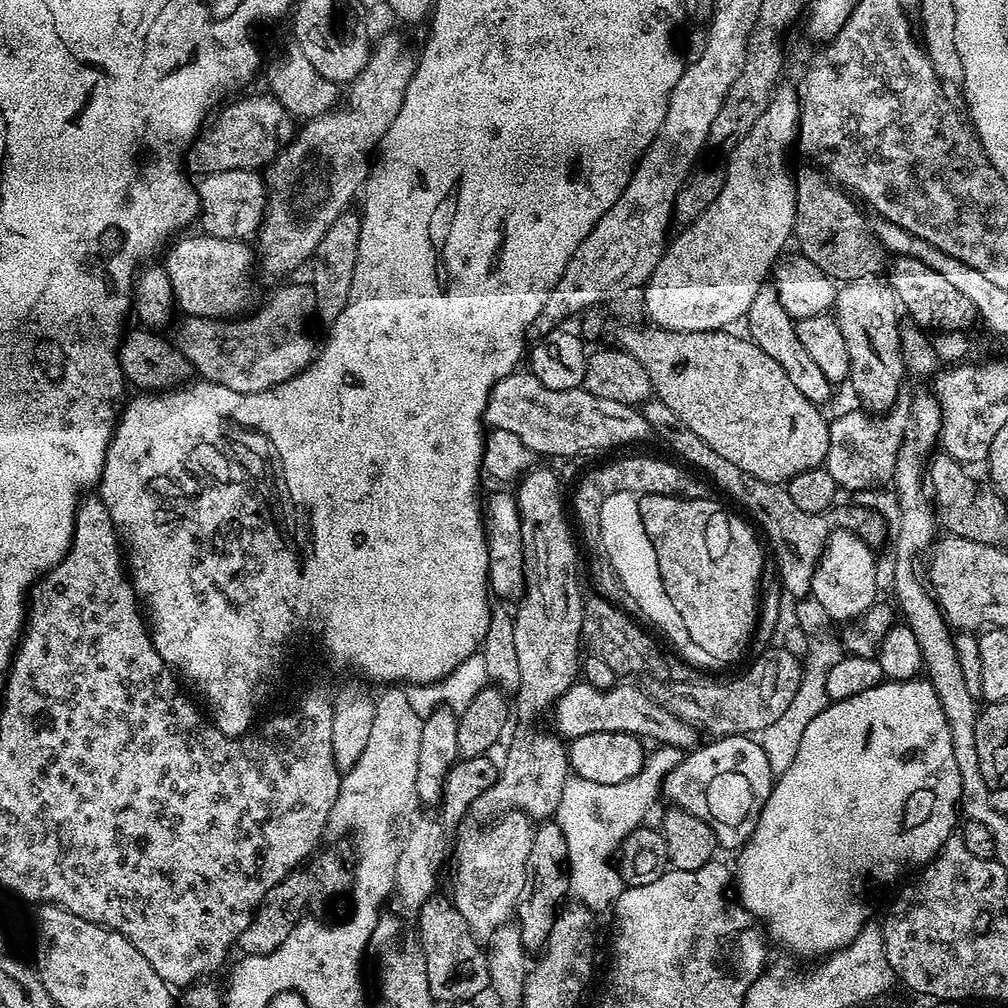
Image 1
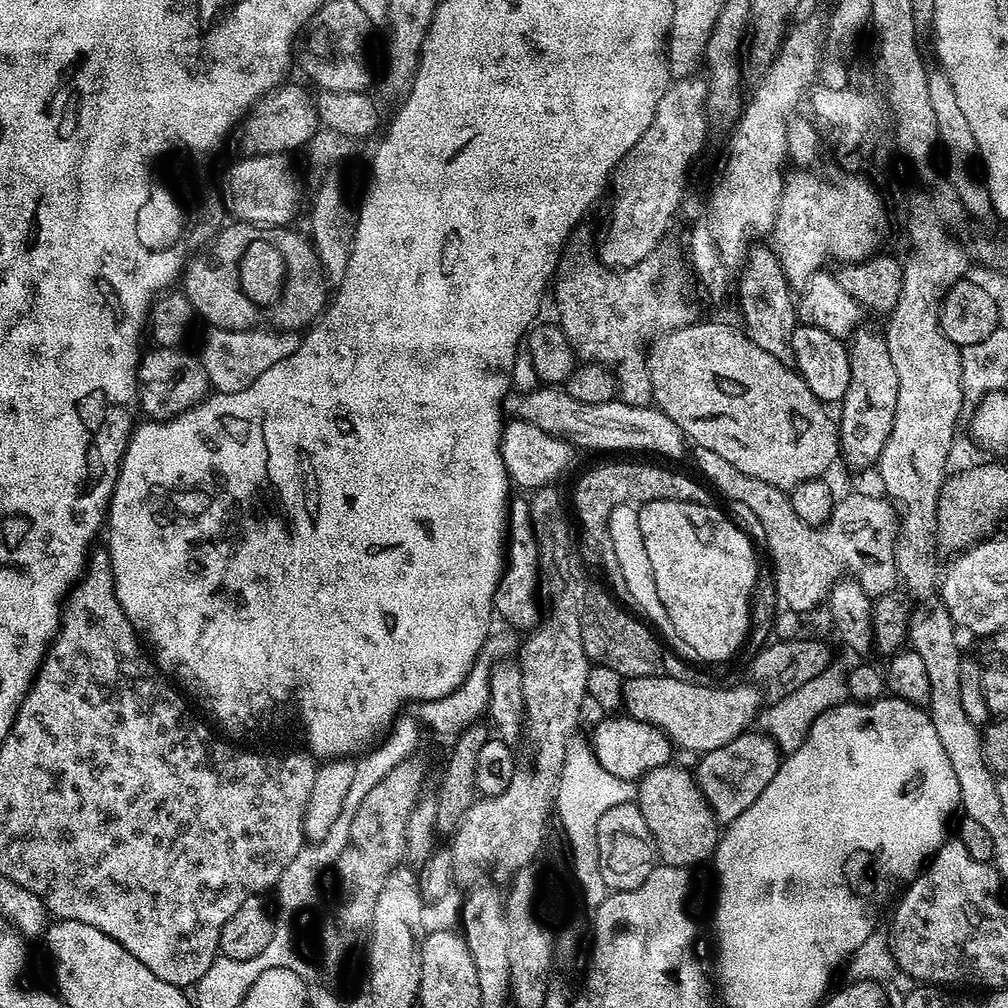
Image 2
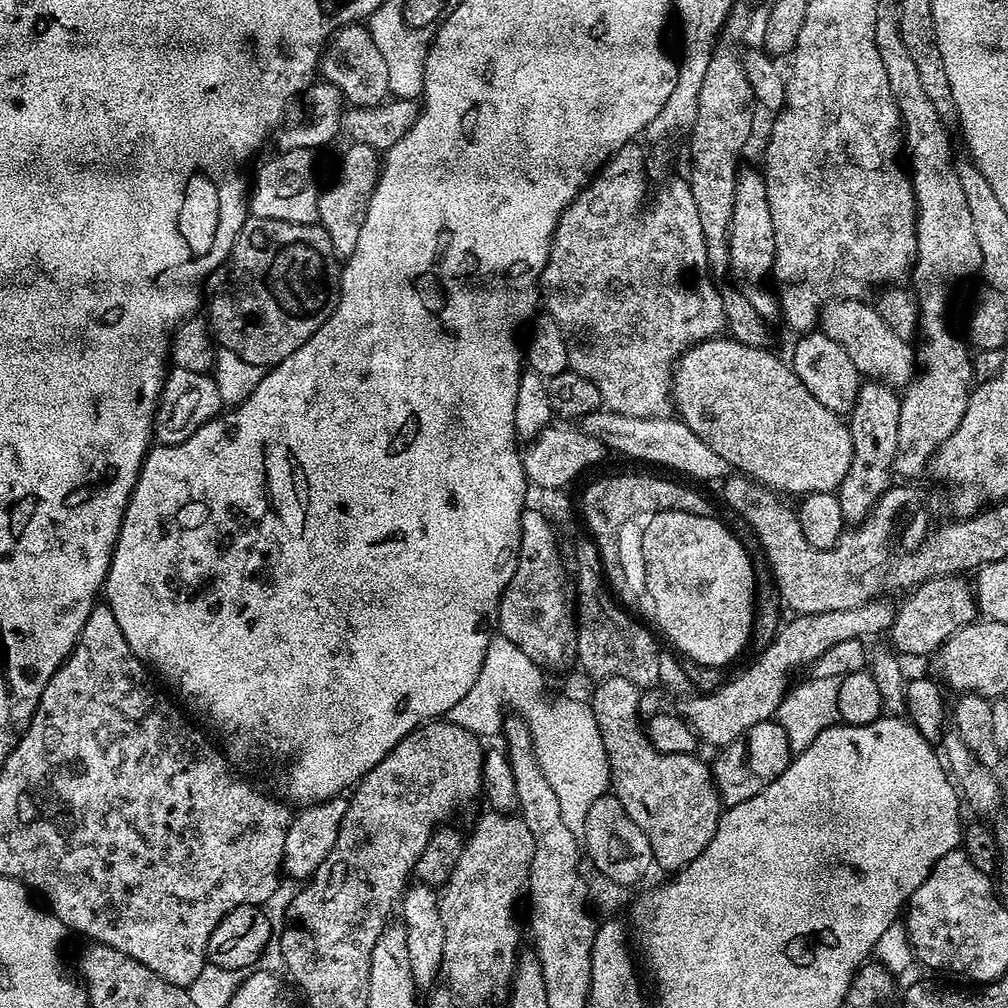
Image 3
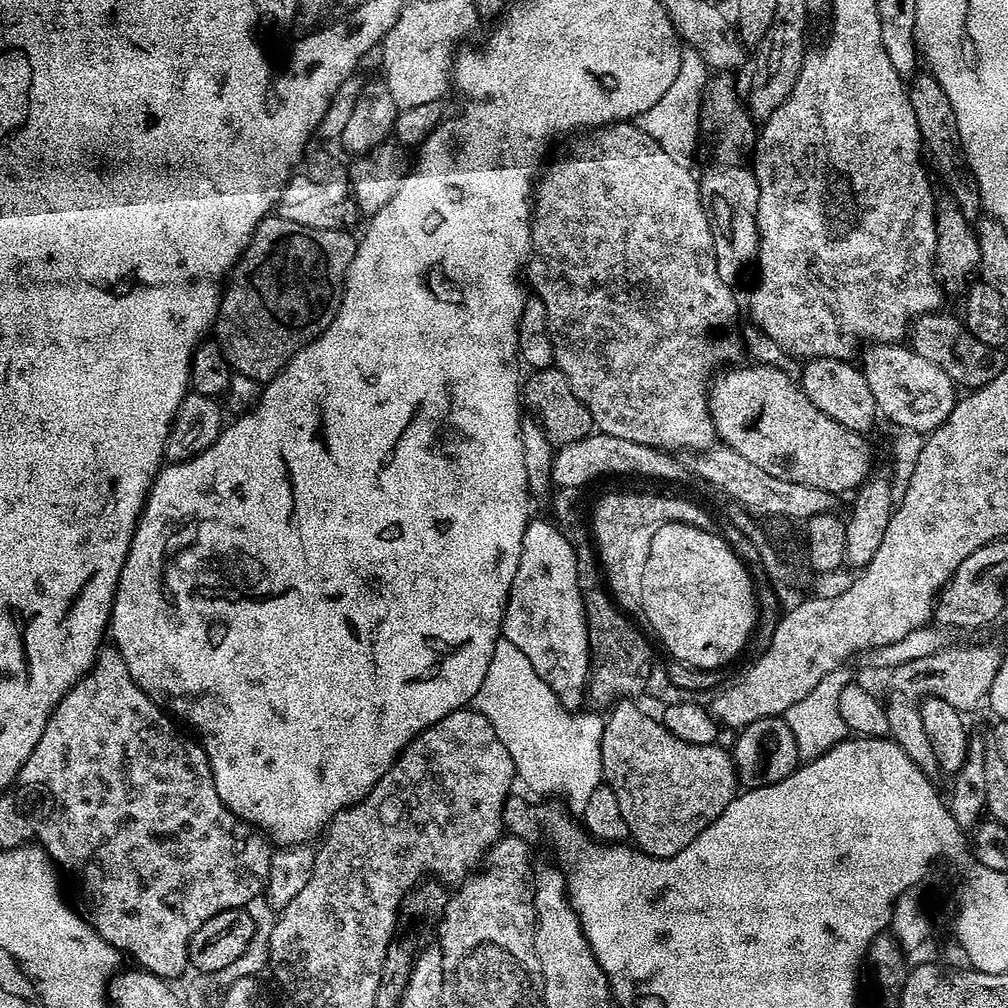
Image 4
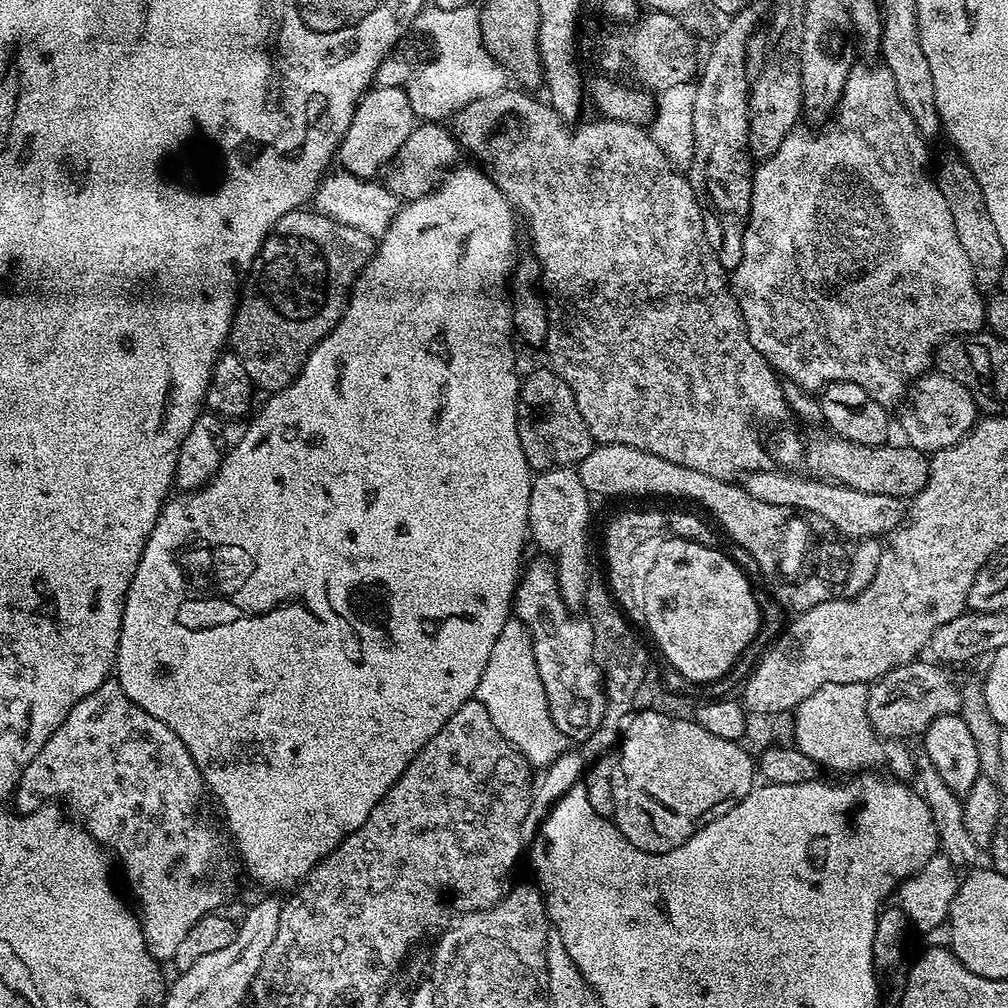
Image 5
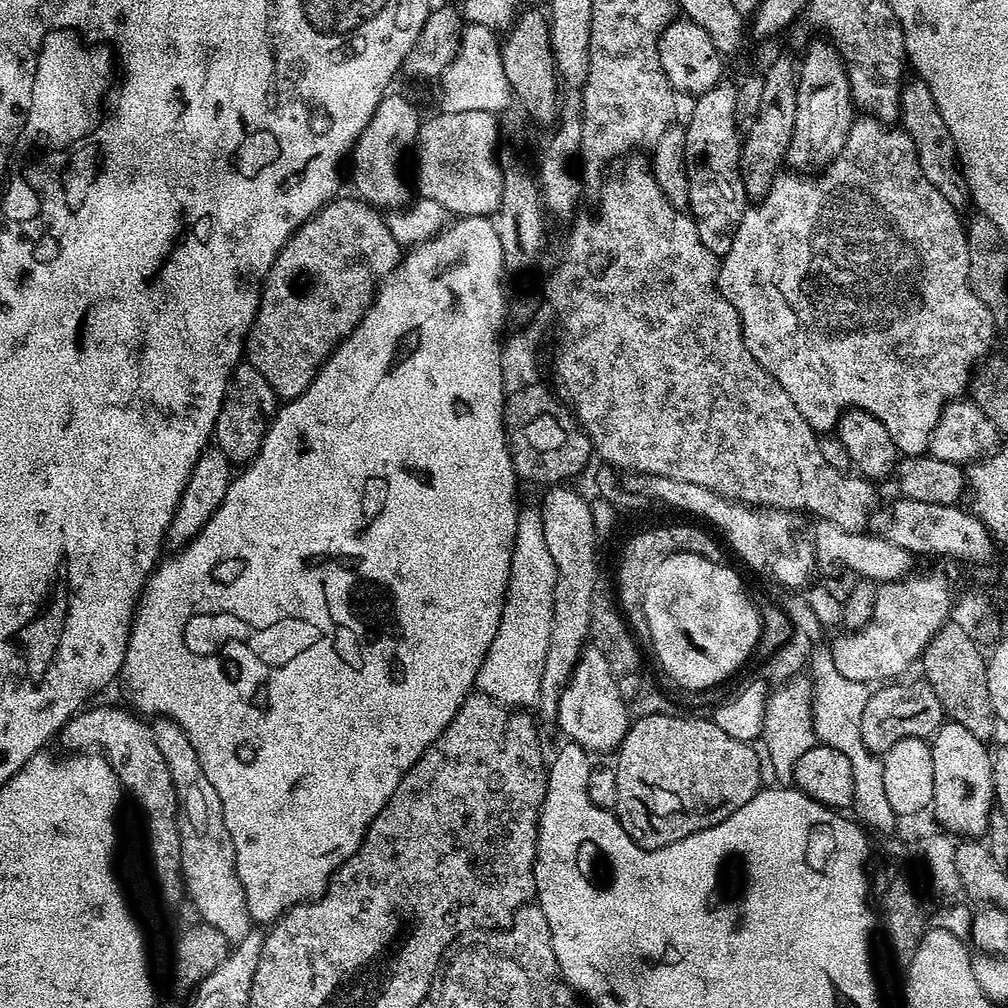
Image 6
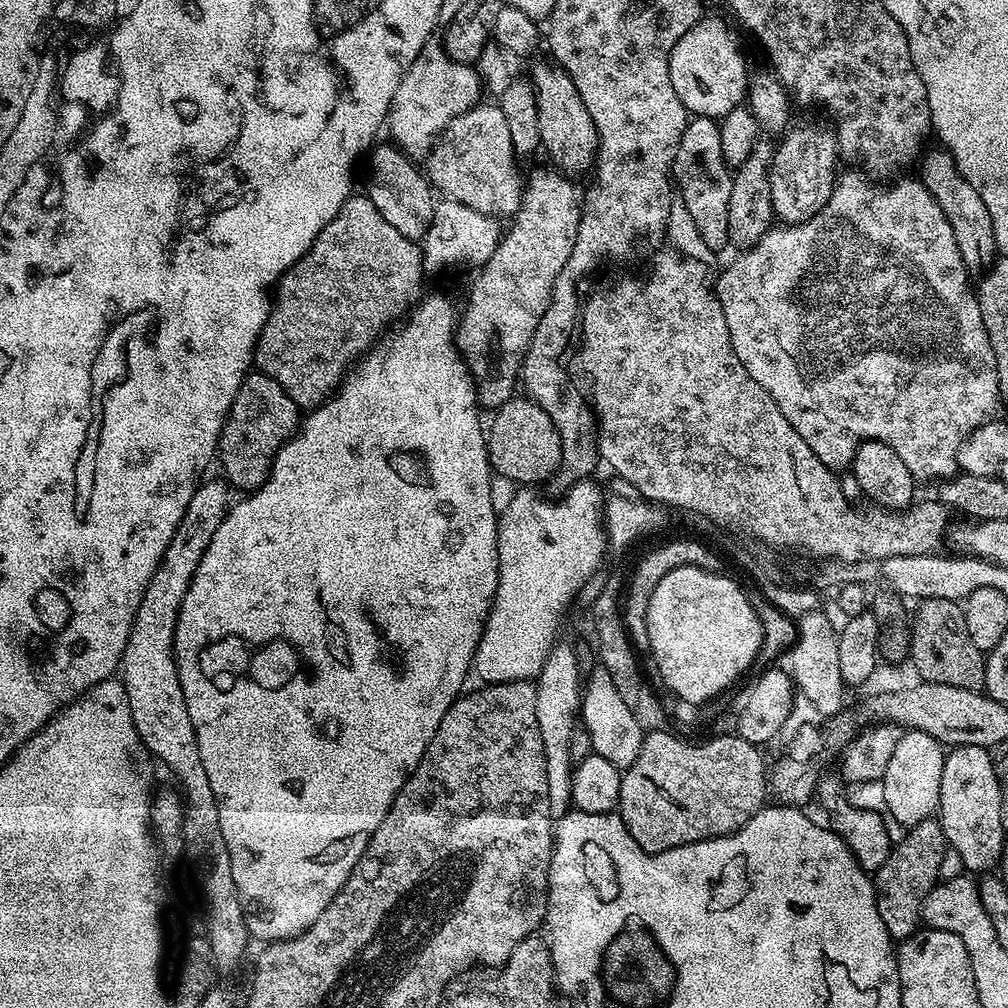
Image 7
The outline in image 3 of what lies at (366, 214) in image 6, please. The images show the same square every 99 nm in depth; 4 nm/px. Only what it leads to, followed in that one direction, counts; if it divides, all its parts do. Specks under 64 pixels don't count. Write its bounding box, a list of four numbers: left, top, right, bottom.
[206,215,341,370]

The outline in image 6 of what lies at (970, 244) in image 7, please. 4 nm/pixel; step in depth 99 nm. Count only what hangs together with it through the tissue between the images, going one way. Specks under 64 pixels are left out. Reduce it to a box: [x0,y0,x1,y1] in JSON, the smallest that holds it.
[900,78,970,210]

